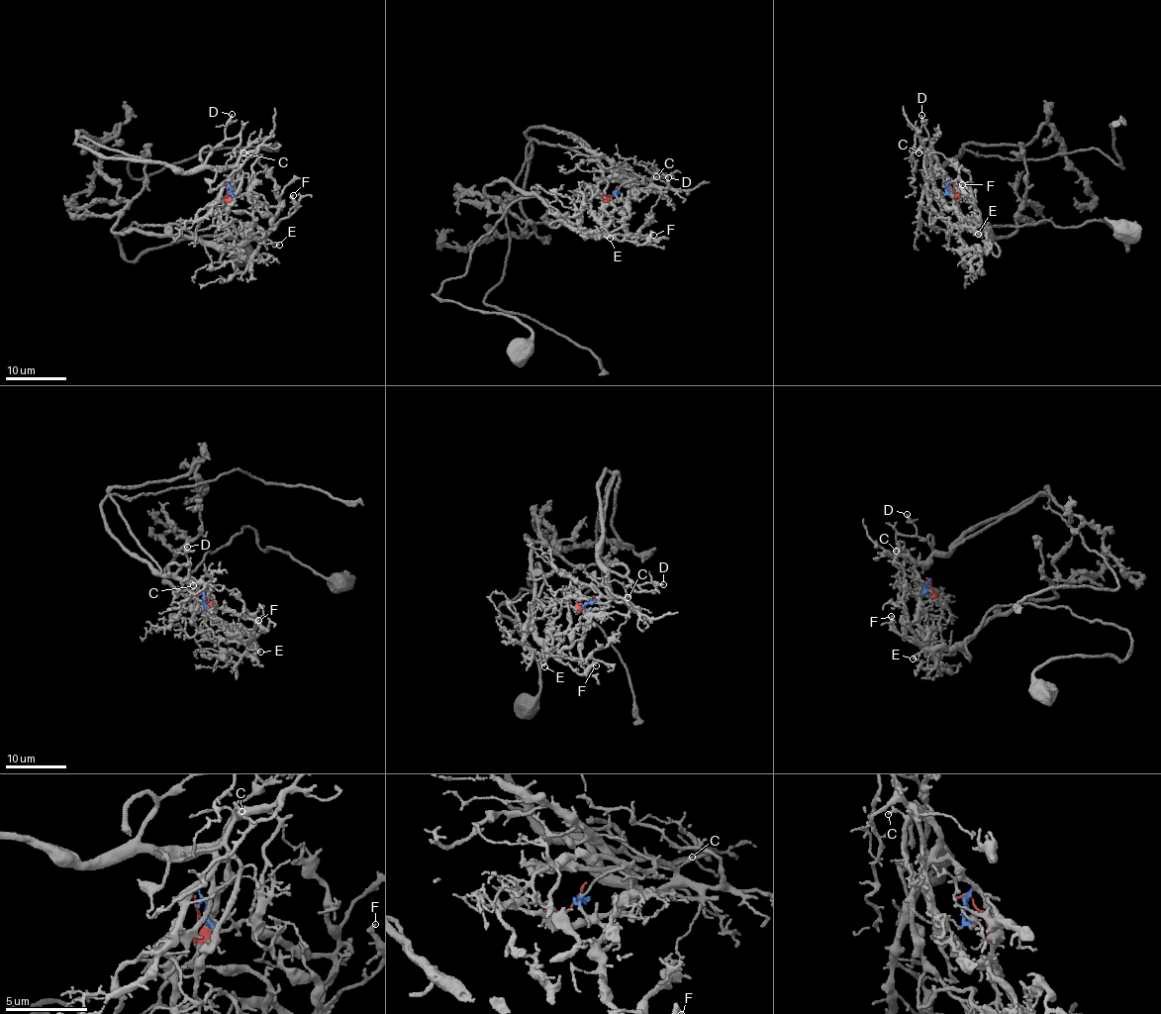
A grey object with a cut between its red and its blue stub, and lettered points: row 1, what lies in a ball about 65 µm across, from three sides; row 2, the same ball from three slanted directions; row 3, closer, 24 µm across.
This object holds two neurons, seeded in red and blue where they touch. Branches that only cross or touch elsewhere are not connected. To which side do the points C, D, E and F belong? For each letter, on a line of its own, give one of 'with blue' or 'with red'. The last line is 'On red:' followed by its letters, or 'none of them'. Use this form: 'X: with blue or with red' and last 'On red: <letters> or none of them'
C: with red
D: with red
E: with blue
F: with blue
On red: C, D

